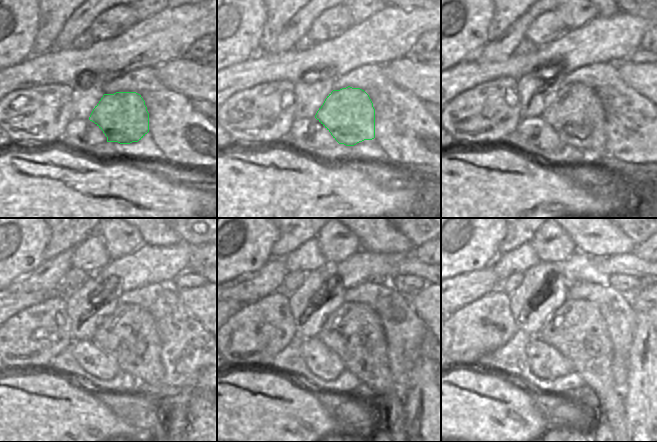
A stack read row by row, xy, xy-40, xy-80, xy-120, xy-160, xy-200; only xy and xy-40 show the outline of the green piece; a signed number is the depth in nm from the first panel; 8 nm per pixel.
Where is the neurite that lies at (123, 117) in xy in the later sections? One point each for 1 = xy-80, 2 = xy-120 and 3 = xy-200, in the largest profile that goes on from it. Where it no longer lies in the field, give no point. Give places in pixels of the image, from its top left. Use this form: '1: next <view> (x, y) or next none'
1: next xy-80 (575, 110)
2: next xy-120 (129, 331)
3: next xy-200 (576, 329)

